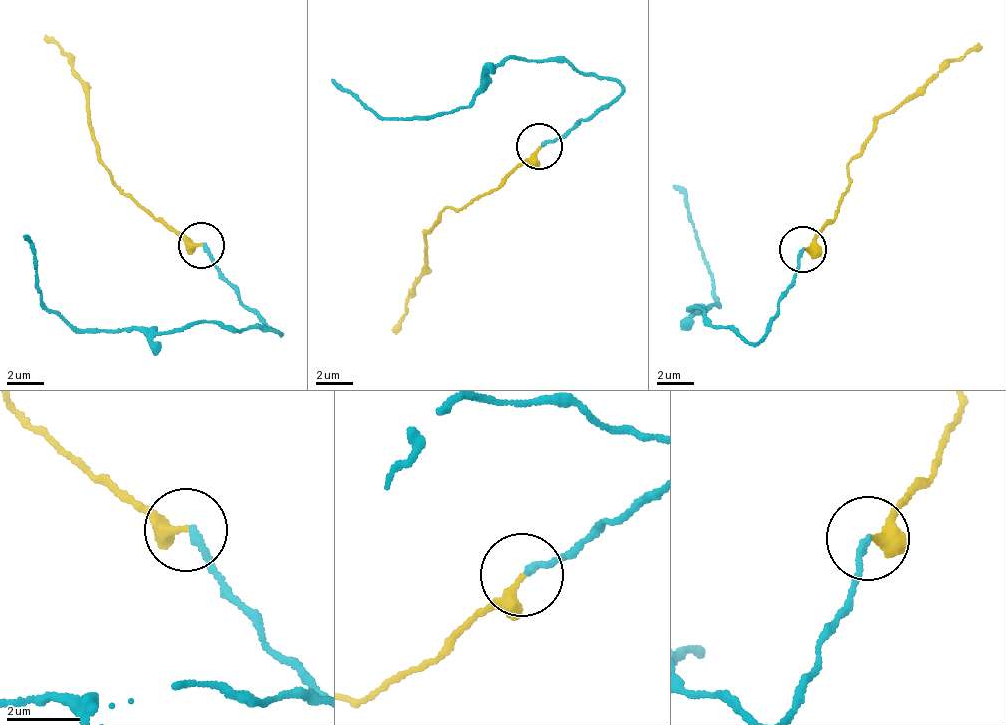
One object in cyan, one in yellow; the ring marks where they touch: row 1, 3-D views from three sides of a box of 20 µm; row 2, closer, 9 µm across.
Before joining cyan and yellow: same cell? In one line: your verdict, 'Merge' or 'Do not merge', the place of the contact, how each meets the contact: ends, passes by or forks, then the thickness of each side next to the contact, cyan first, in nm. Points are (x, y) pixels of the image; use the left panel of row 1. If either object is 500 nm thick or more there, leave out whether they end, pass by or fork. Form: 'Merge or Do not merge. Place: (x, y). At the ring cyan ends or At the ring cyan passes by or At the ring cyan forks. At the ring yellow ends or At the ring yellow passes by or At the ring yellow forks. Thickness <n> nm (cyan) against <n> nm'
Merge. Place: (201, 245). At the ring cyan ends. At the ring yellow passes by. Thickness 200 nm (cyan) against 200 nm

